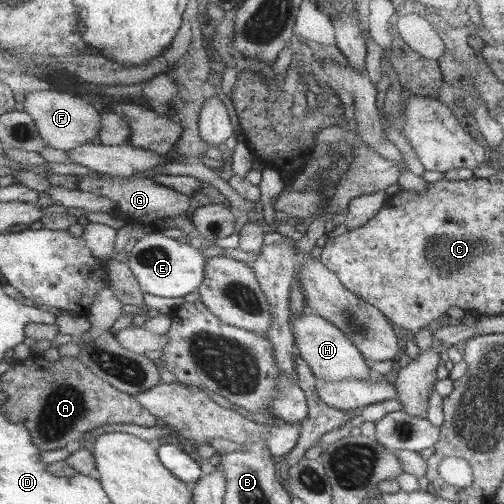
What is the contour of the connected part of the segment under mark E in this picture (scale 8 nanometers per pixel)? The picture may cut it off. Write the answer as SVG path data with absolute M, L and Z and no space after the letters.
M159 231L139 239L124 257L144 292L163 298L183 297L197 292L204 282L208 266L207 256L201 250L193 248L188 242L164 236Z

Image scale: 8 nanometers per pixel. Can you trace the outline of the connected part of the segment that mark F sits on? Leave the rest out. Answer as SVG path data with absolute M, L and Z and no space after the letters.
M57 90L33 92L26 96L23 104L24 110L35 120L41 139L51 148L70 151L101 134L101 113L78 96Z

